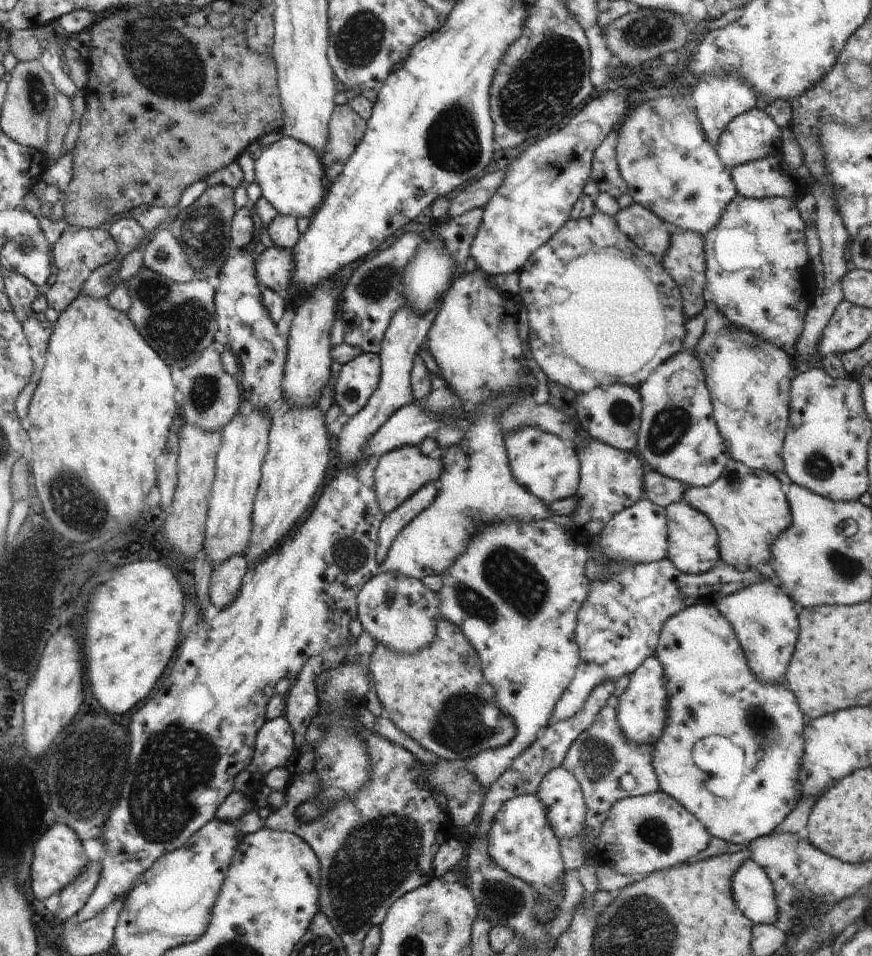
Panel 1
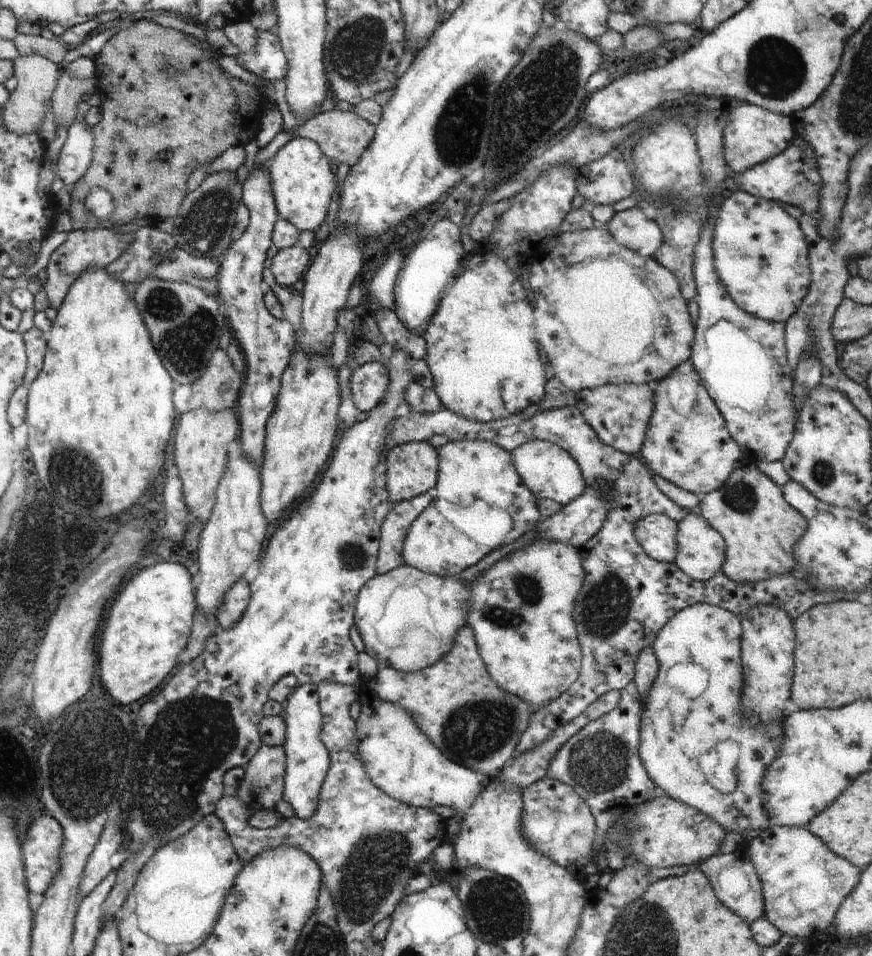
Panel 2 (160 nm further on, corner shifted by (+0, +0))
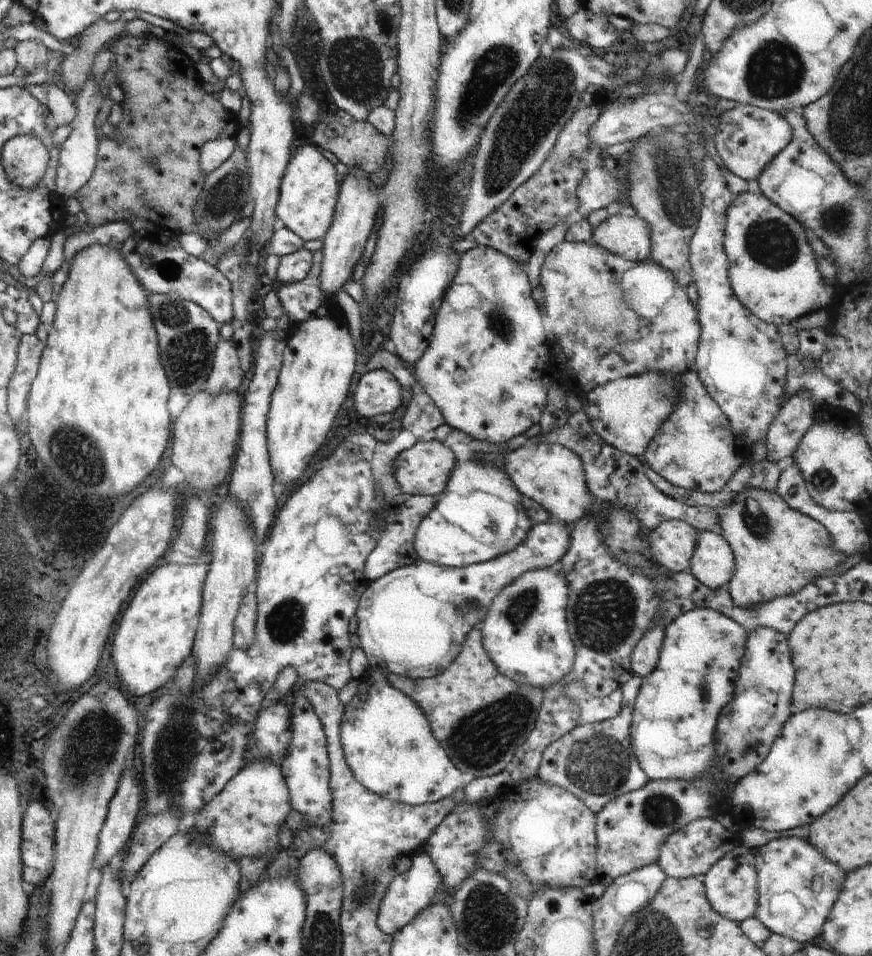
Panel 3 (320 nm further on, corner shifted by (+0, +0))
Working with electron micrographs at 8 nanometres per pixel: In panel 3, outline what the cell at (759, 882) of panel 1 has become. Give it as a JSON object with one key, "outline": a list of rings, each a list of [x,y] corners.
{"outline":[[[739,844],[702,877],[706,898],[714,911],[738,924],[755,917],[758,910],[758,882],[754,860],[755,852]]]}

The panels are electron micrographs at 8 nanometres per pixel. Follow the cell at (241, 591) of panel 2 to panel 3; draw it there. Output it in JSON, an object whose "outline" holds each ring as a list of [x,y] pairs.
{"outline":[[[251,589],[238,606],[238,614],[233,623],[233,644],[235,648],[251,648],[256,635],[257,600]]]}

